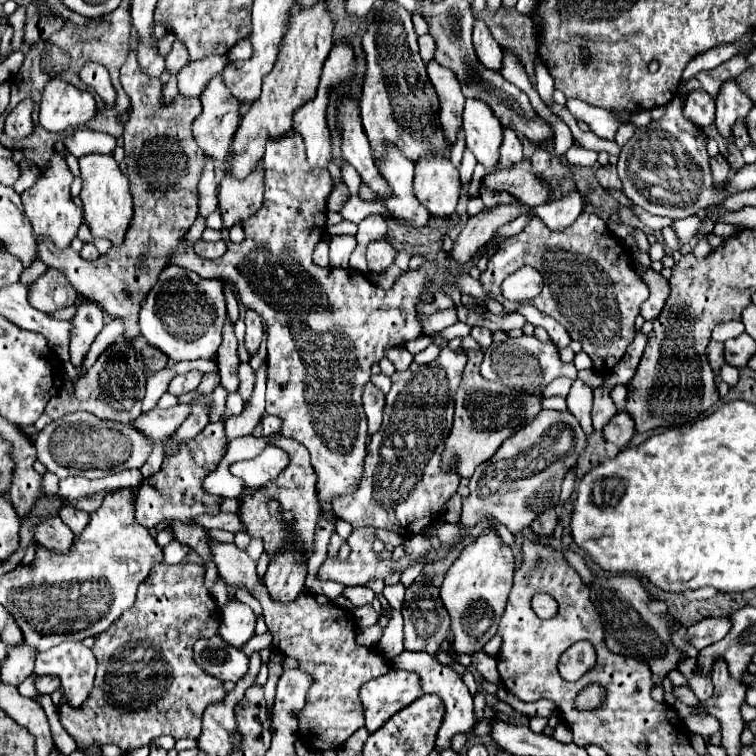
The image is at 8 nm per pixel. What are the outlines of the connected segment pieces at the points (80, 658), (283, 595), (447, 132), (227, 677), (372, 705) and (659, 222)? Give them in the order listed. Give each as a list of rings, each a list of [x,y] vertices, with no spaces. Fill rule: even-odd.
[[[66,641],[58,647],[38,653],[34,661],[34,673],[36,677],[56,675],[62,681],[66,705],[82,707],[94,685],[96,659],[84,643]]]
[[[288,545],[284,555],[272,559],[264,575],[264,587],[274,603],[288,605],[298,599],[304,591],[306,579],[306,557],[302,557],[296,547]]]
[[[436,61],[428,63],[428,77],[440,99],[440,125],[444,131],[444,139],[448,147],[454,147],[456,133],[462,129],[462,103],[464,95],[458,87],[458,79],[454,79],[452,71],[438,65]]]
[[[220,635],[196,641],[194,661],[202,671],[220,681],[238,681],[248,671],[248,659],[242,649],[230,647]]]
[[[390,669],[386,675],[370,679],[360,687],[360,701],[364,707],[366,729],[374,733],[394,713],[410,705],[422,695],[420,679],[414,671]]]
[[[634,205],[632,208],[633,214],[637,216],[647,227],[659,231],[664,227],[670,227],[674,221],[677,219],[672,219],[669,217],[661,217],[651,215],[647,211],[644,211],[641,207]]]

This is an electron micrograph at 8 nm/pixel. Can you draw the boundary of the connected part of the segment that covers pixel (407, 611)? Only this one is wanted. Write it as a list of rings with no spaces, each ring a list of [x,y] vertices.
[[[418,577],[416,583],[406,589],[406,601],[404,601],[402,615],[404,615],[404,647],[420,649],[432,657],[438,657],[438,649],[450,629],[450,617],[440,601],[438,587],[434,587],[428,579]]]

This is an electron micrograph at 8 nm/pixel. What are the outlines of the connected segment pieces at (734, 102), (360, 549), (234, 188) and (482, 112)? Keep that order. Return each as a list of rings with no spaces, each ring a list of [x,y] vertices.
[[[724,81],[718,95],[714,97],[716,103],[716,127],[724,139],[730,139],[732,125],[736,119],[744,119],[754,105],[750,97],[740,89],[736,81]]]
[[[362,527],[354,529],[352,535],[348,537],[348,545],[350,545],[350,557],[346,561],[342,559],[326,559],[318,571],[318,575],[322,579],[332,579],[338,581],[346,587],[352,585],[360,585],[366,587],[368,581],[372,579],[386,579],[390,573],[404,573],[406,567],[416,565],[416,561],[408,555],[404,555],[402,559],[394,561],[394,559],[384,559],[378,561],[374,557],[372,549],[375,541],[375,529],[372,527]]]
[[[258,163],[256,171],[246,179],[230,179],[224,177],[218,189],[220,213],[226,229],[250,219],[258,213],[264,203],[264,187],[262,187],[262,163]]]
[[[466,99],[464,103],[464,133],[466,147],[474,153],[478,163],[486,169],[494,169],[498,161],[498,149],[502,145],[502,123],[486,107],[486,103],[476,99]]]

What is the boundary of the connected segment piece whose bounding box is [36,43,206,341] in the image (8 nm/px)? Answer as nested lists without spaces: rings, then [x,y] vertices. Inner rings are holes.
[[[132,43],[126,63],[120,71],[120,83],[130,97],[130,115],[124,127],[126,149],[126,175],[130,179],[130,191],[134,197],[134,219],[126,233],[122,247],[112,247],[98,261],[86,261],[72,247],[58,249],[48,237],[36,237],[36,259],[46,267],[60,269],[76,291],[84,297],[92,297],[110,313],[124,321],[124,341],[134,341],[138,331],[138,307],[146,299],[150,287],[158,281],[158,275],[168,265],[168,257],[180,245],[198,213],[198,181],[204,169],[206,155],[198,147],[192,135],[192,123],[200,115],[200,99],[180,97],[170,105],[160,105],[162,83],[159,78],[142,73],[138,63],[138,49]]]

